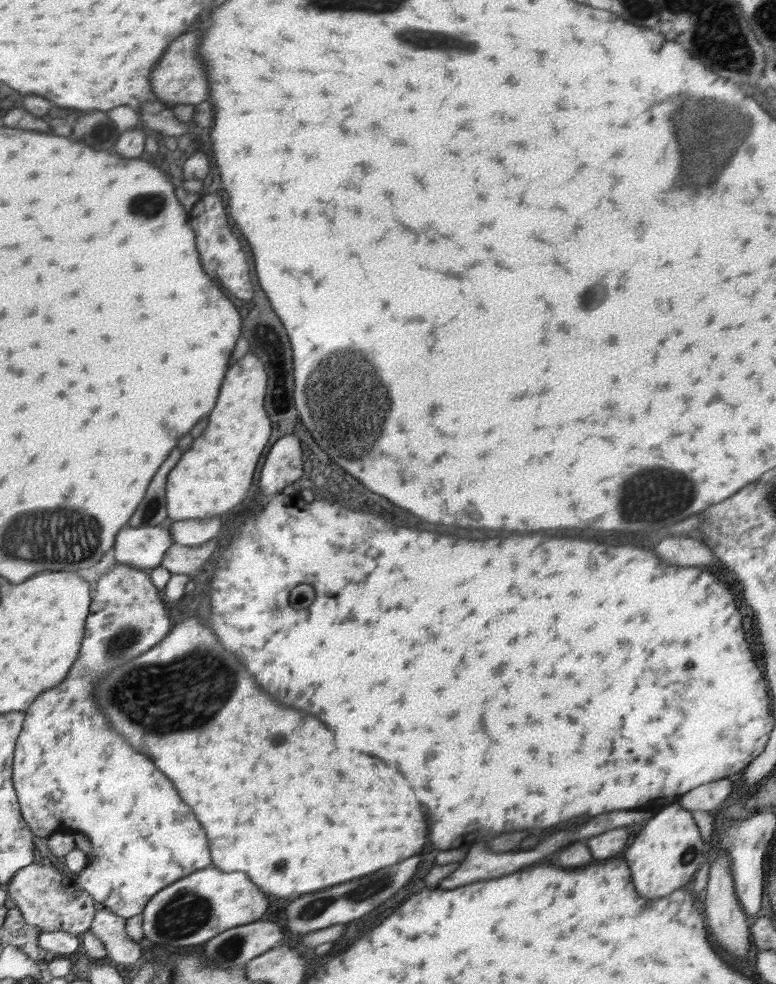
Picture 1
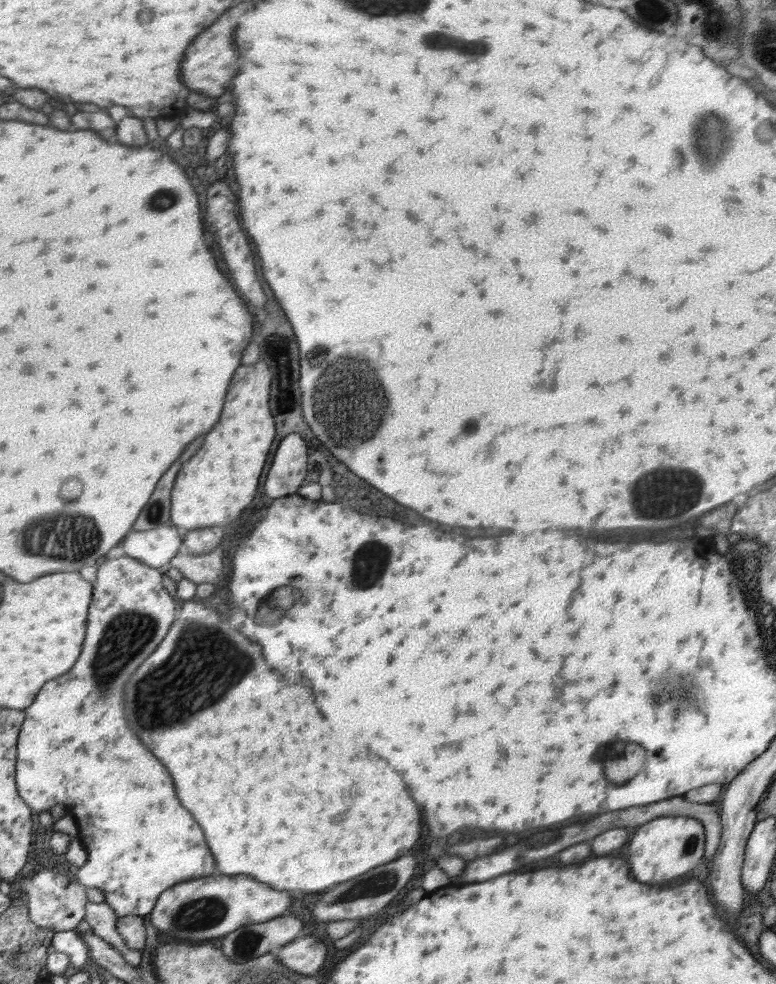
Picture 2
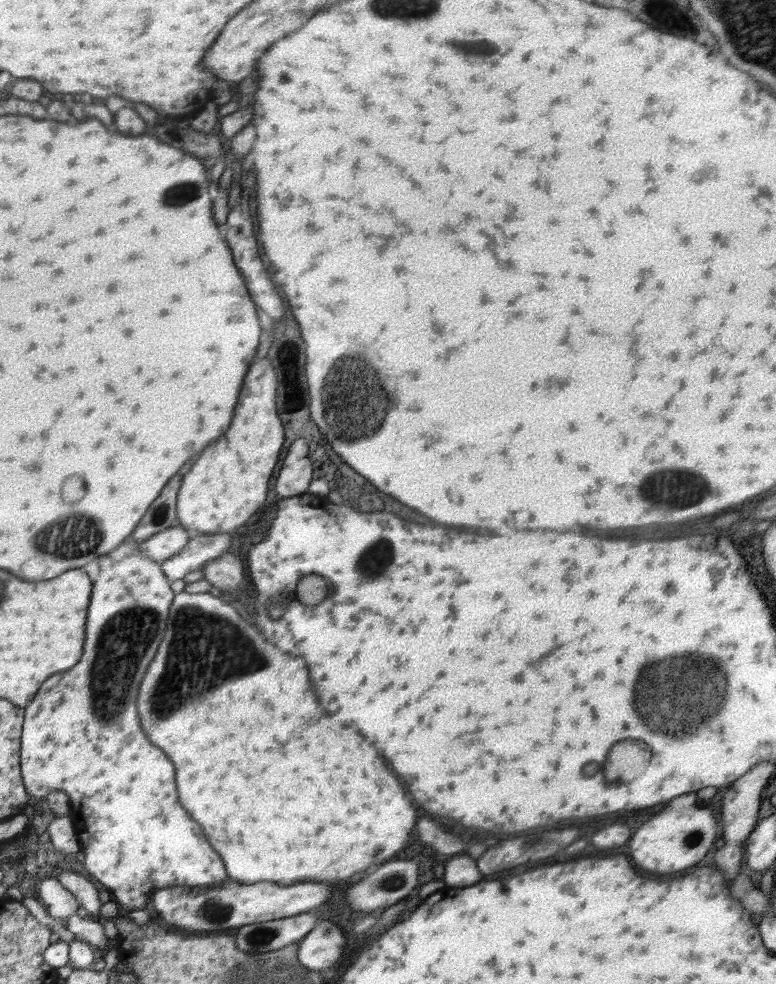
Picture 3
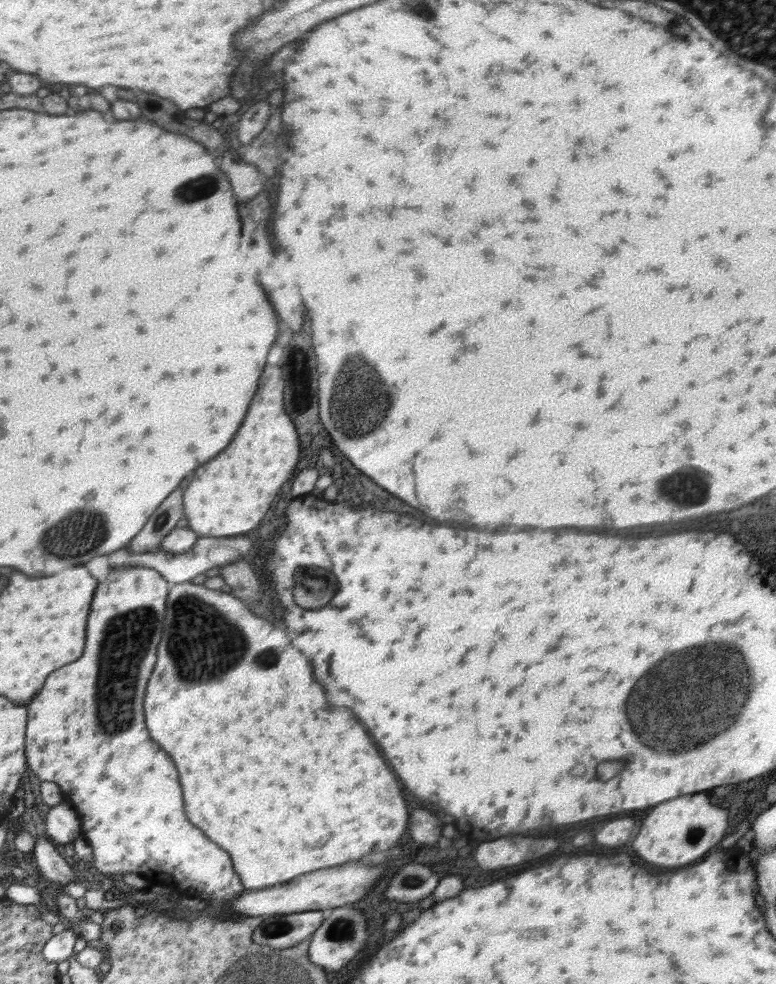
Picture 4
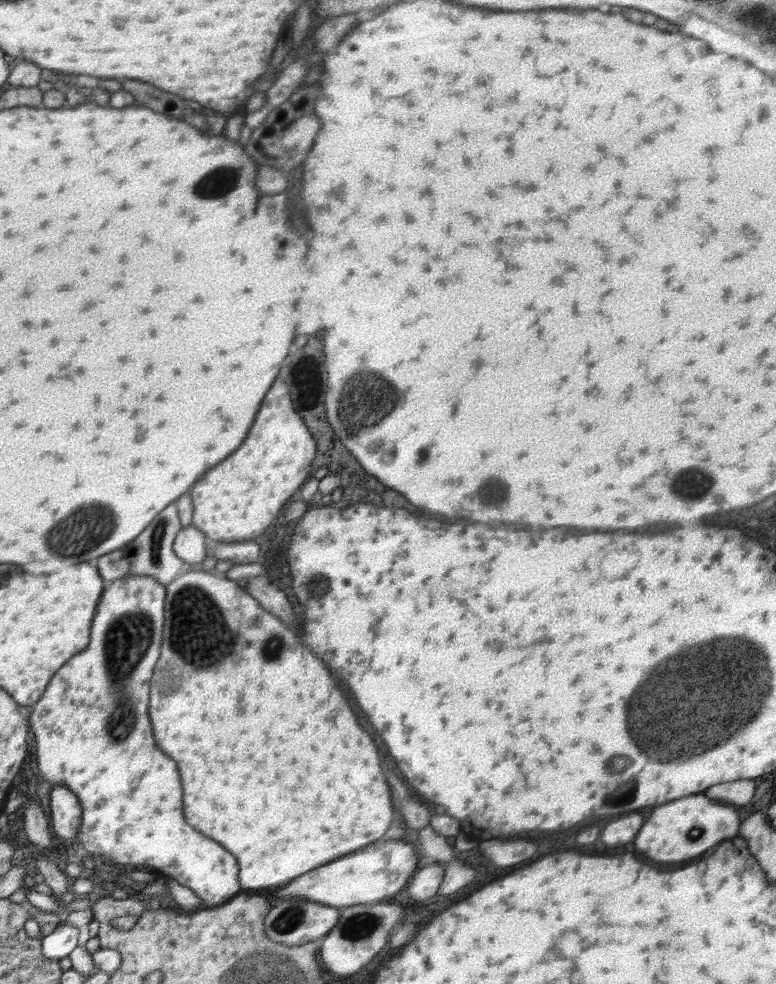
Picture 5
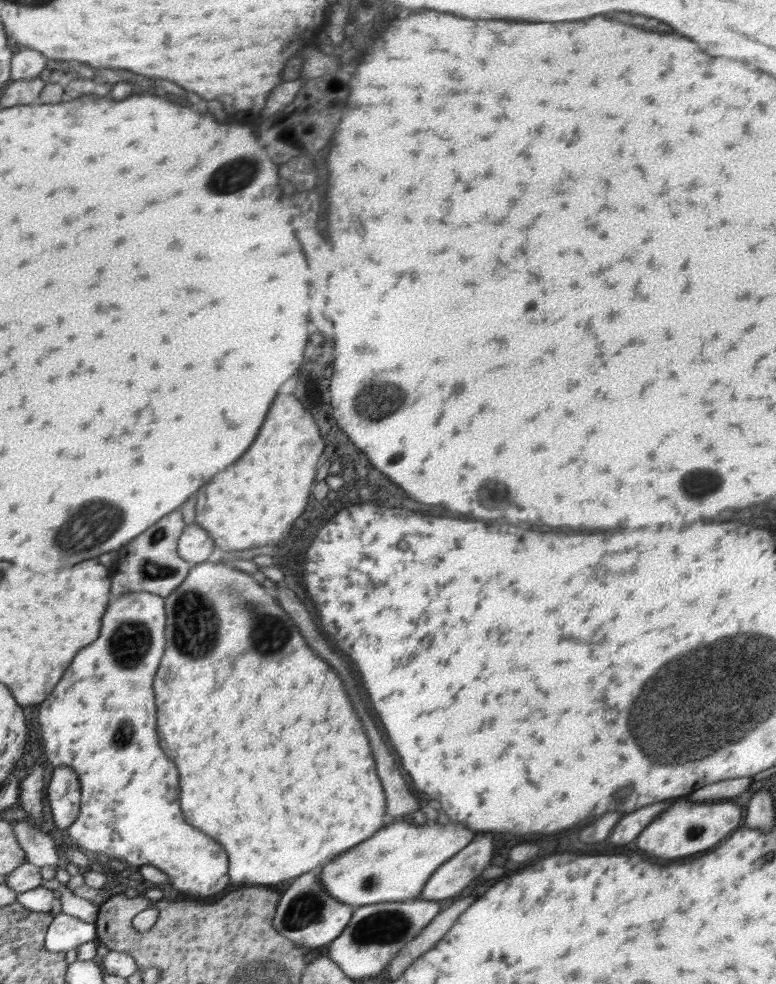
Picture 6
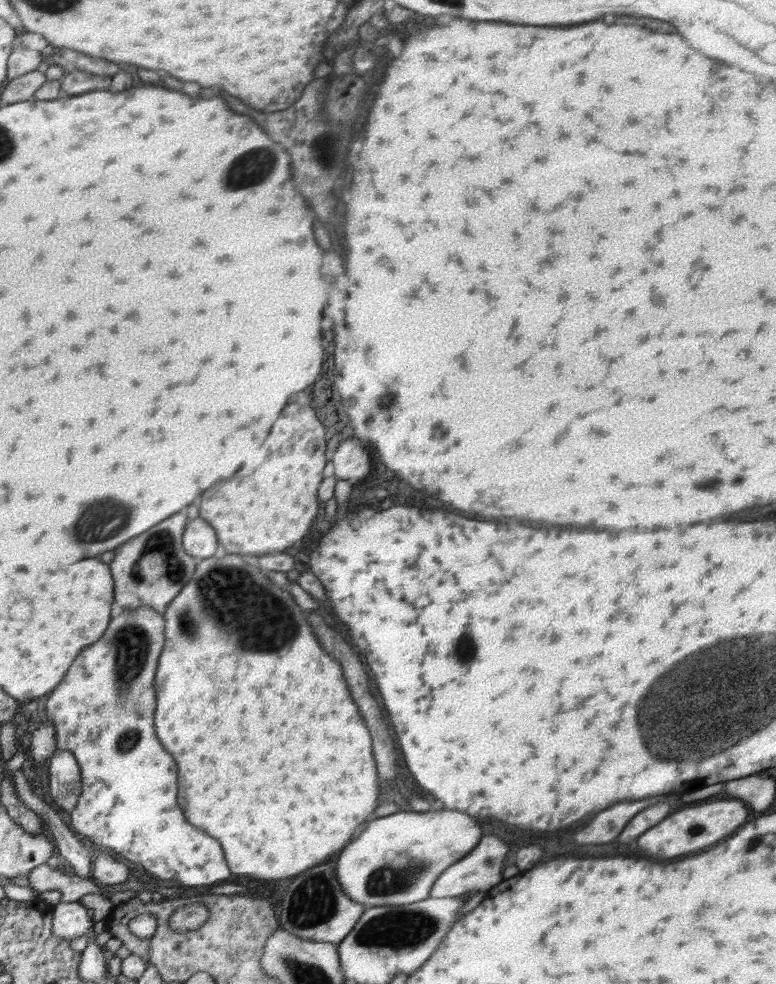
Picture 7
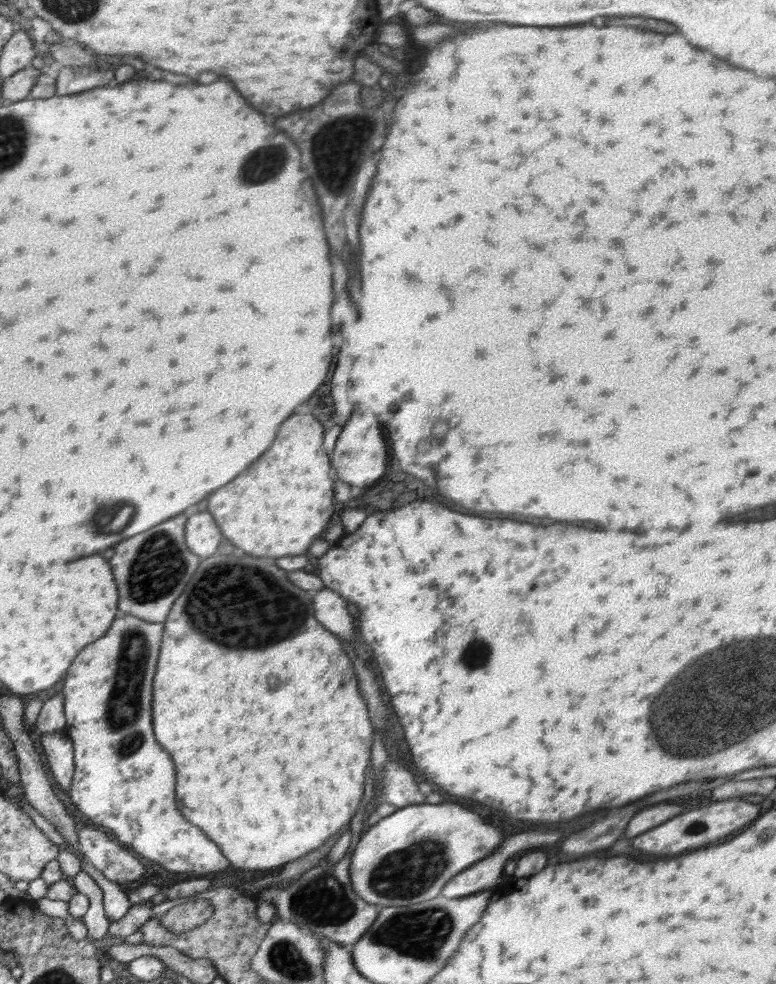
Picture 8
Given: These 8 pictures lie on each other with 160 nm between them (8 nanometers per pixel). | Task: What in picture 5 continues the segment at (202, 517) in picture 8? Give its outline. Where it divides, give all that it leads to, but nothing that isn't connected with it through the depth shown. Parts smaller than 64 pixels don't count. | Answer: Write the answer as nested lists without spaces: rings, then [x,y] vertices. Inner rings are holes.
[[[192,525],[182,527],[173,542],[173,551],[188,565],[202,564],[208,557],[205,534]]]

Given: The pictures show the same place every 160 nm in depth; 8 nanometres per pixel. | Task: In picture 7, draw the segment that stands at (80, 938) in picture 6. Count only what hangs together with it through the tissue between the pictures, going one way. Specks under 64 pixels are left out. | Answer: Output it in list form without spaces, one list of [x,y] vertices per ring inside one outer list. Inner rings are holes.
[[[80,901],[59,903],[55,910],[55,934],[69,942],[88,935],[92,924],[88,920],[87,909]]]

